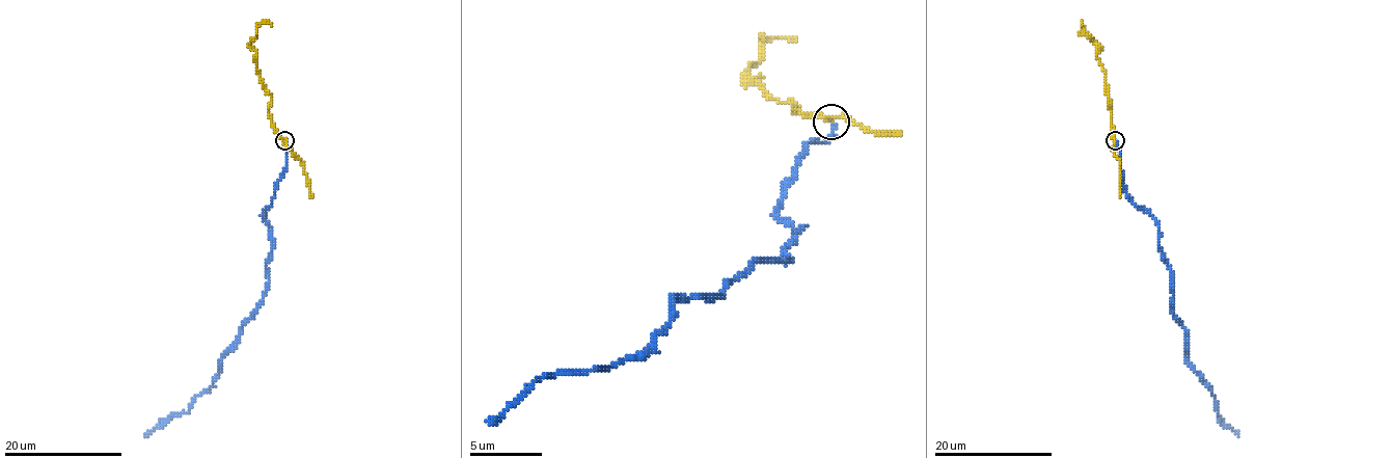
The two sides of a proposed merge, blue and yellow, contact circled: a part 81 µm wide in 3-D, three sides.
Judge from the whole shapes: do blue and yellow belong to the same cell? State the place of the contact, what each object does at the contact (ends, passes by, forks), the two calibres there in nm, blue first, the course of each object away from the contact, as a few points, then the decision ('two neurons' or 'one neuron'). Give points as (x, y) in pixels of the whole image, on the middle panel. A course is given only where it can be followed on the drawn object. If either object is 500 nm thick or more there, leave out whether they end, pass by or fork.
at (832, 122); blue ends there; yellow passes by; 170 nm thick on the blue side, 190 nm on the other; blue runs (833, 120), (778, 215), (803, 230), (789, 262), (674, 298), (641, 352), (543, 374), (486, 421); yellow runs (828, 120), (792, 110), (796, 103), (770, 99), (757, 81), (760, 77), (749, 74), (767, 37), (796, 42); two neurons

